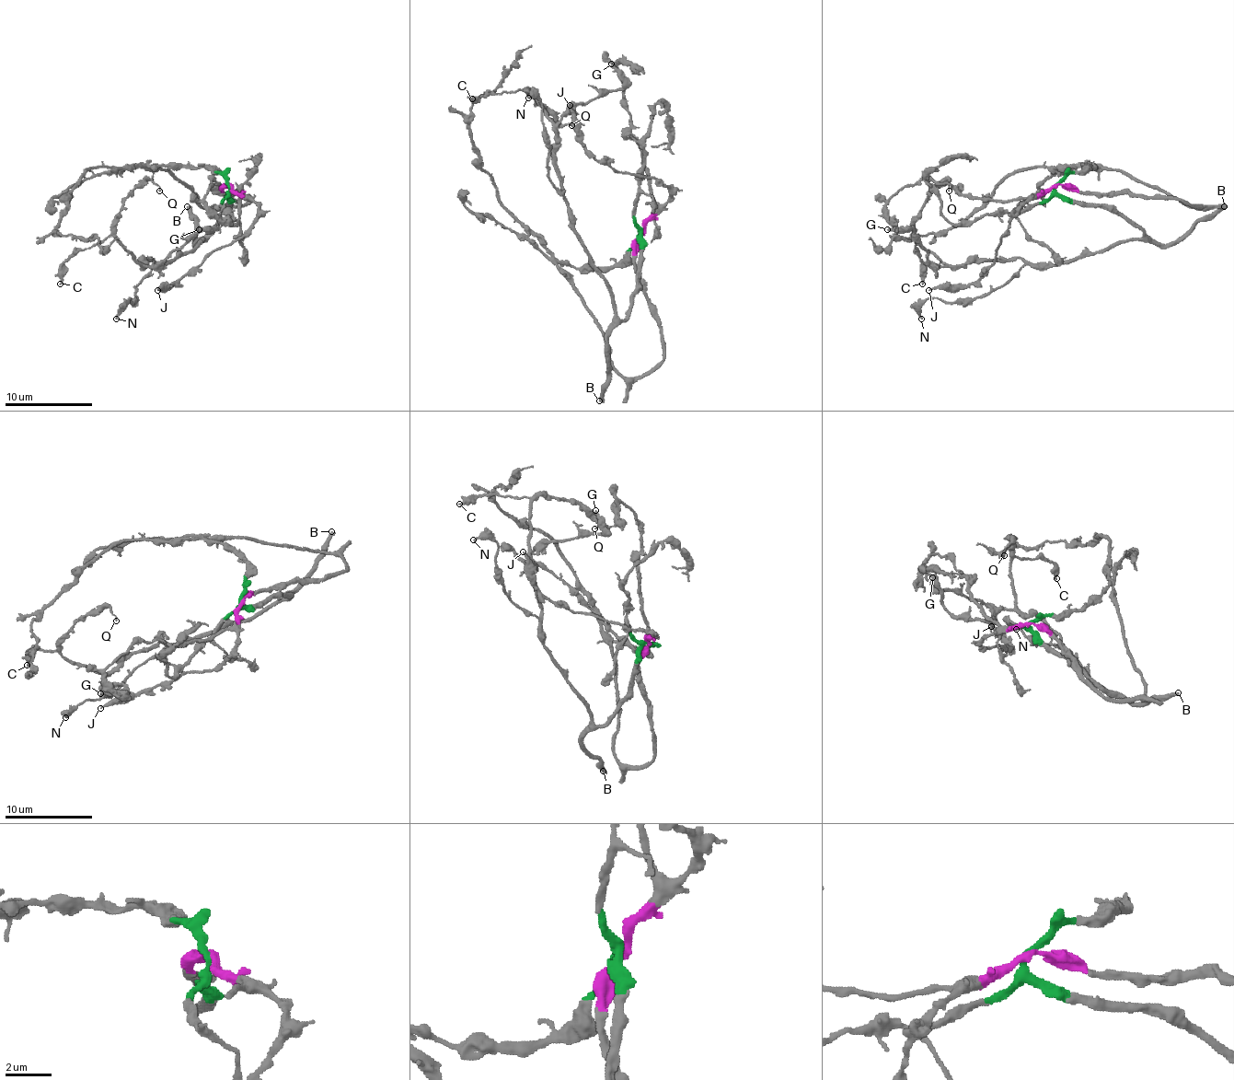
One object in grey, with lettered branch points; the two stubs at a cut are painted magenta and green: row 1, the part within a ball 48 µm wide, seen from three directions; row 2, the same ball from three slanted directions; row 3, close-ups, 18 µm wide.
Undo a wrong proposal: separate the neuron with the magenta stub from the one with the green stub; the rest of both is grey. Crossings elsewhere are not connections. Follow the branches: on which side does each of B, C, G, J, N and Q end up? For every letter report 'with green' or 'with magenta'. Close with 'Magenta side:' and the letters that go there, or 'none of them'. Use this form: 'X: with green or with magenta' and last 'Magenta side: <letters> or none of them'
B: with green
C: with green
G: with green
J: with magenta
N: with green
Q: with green
Magenta side: J

